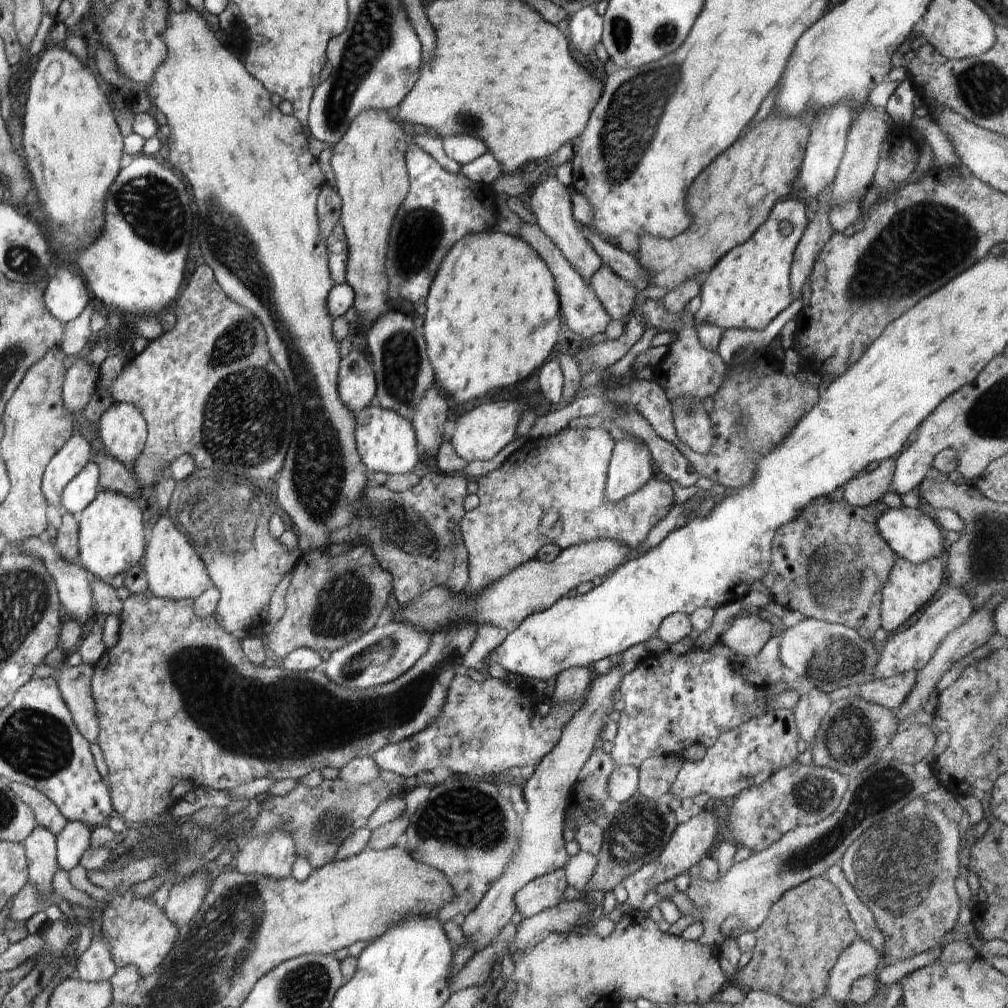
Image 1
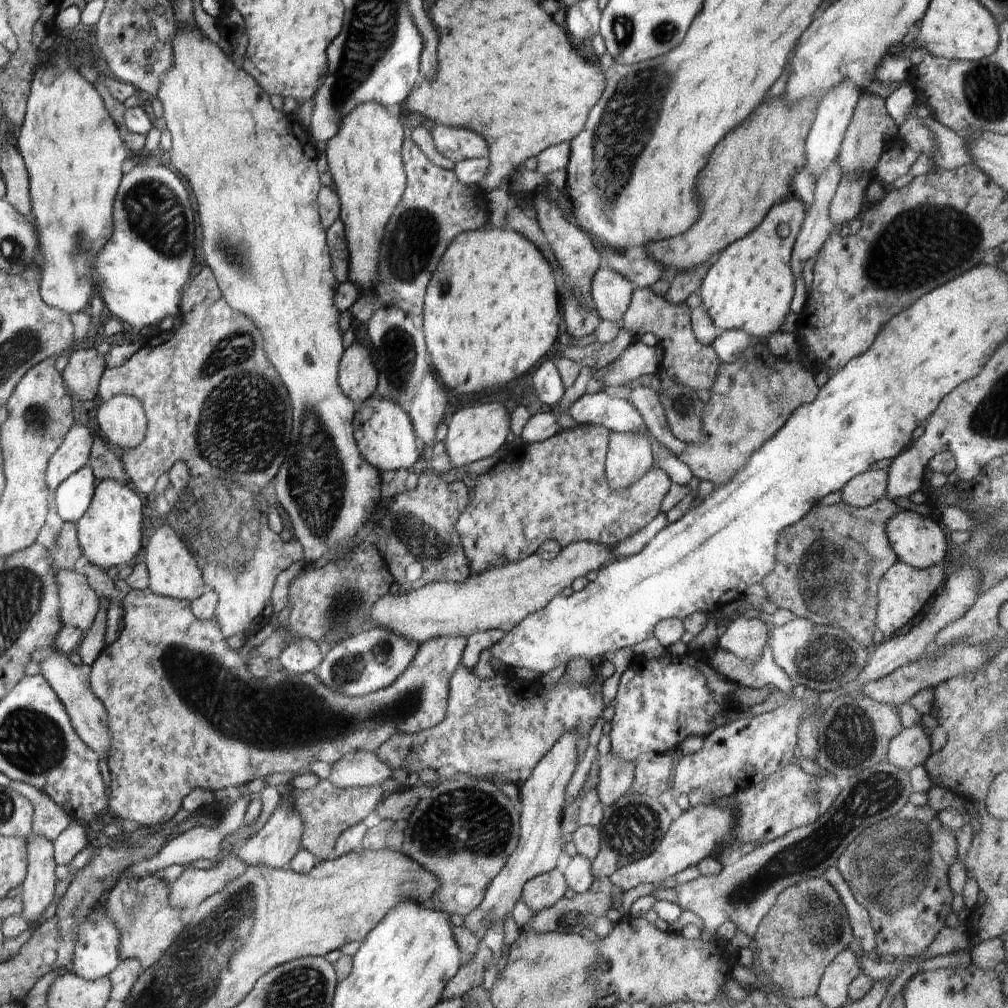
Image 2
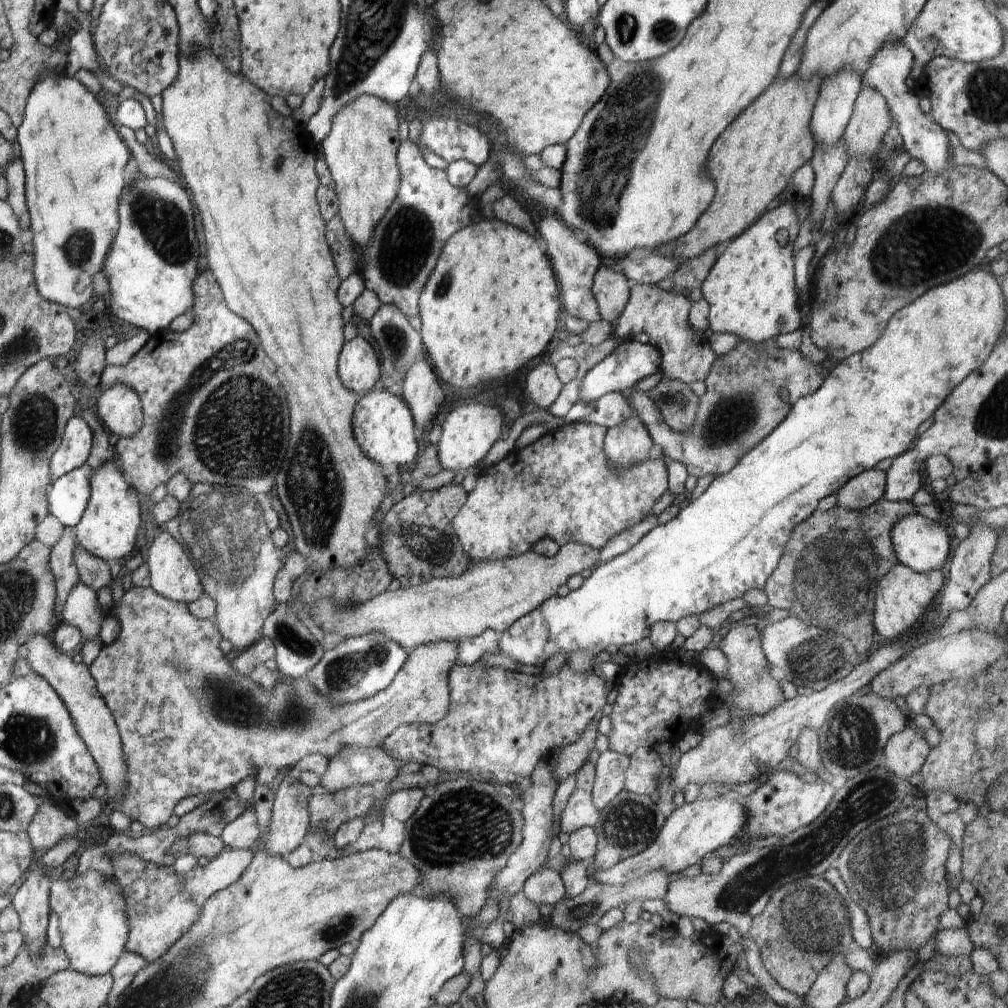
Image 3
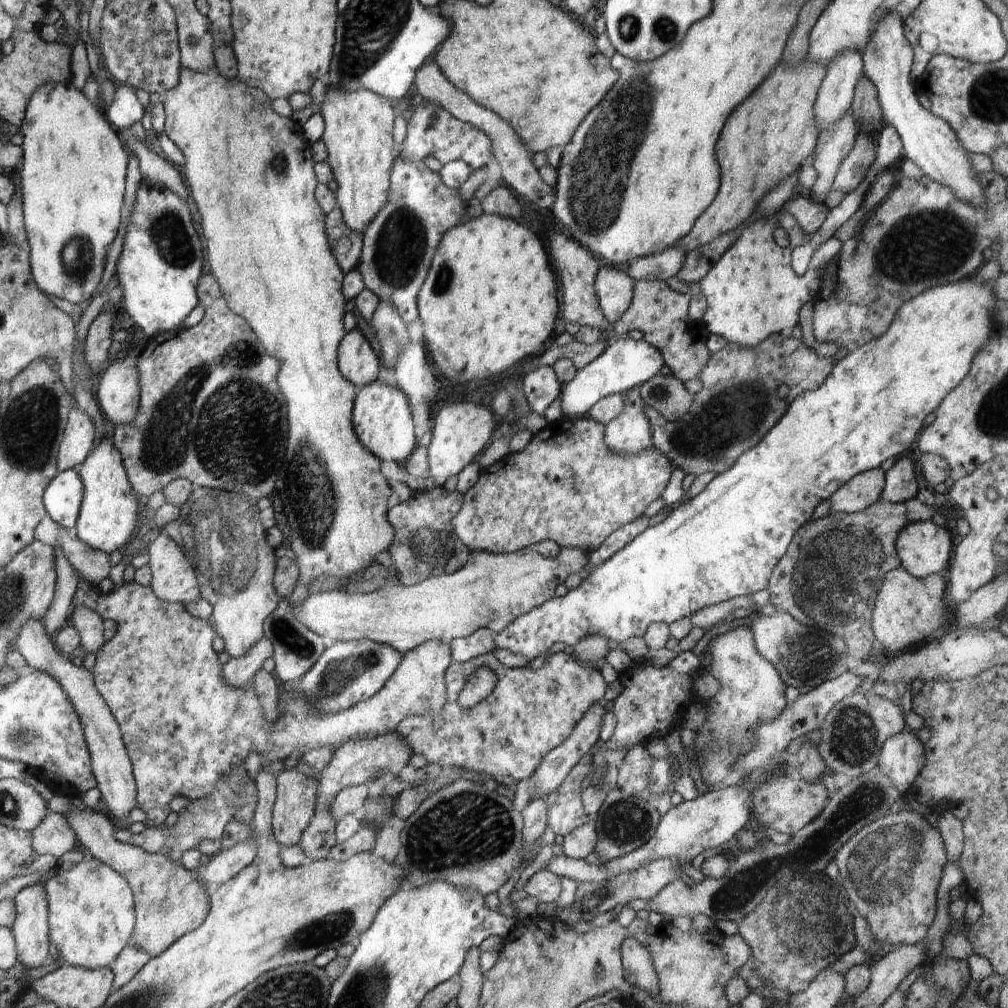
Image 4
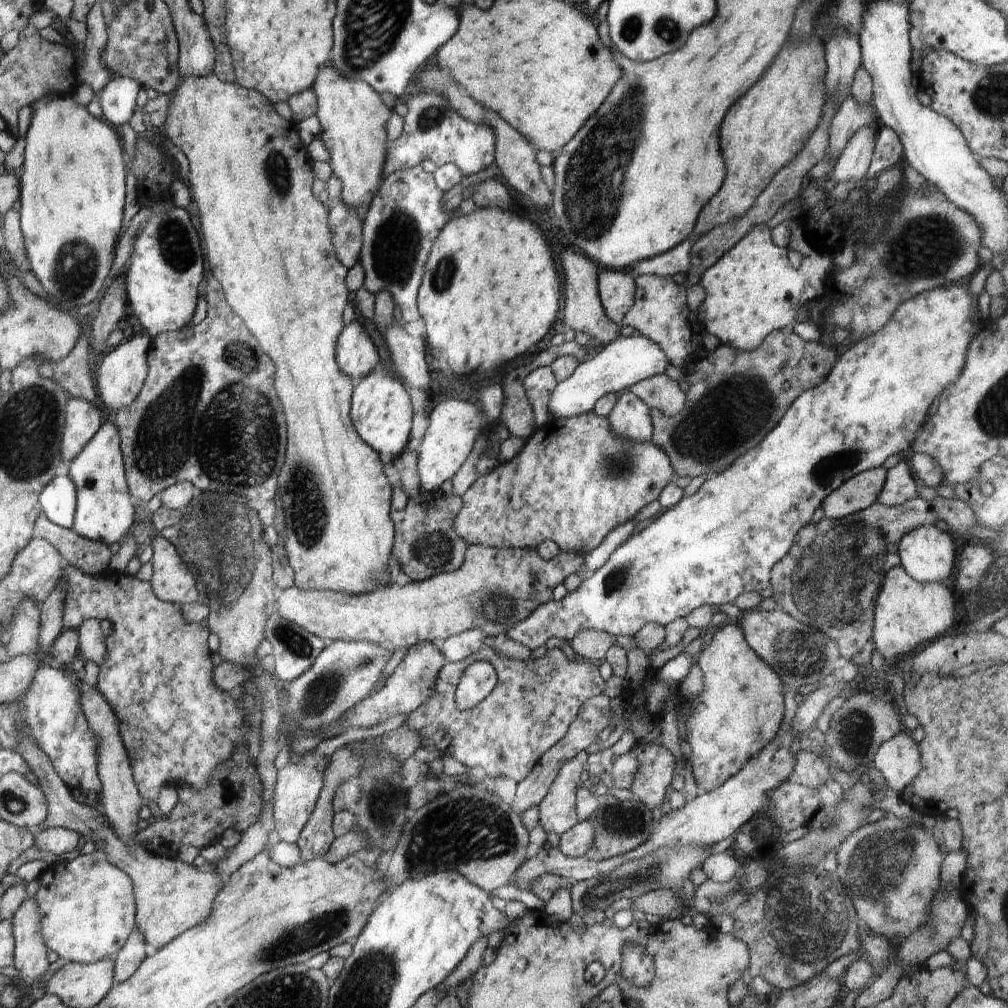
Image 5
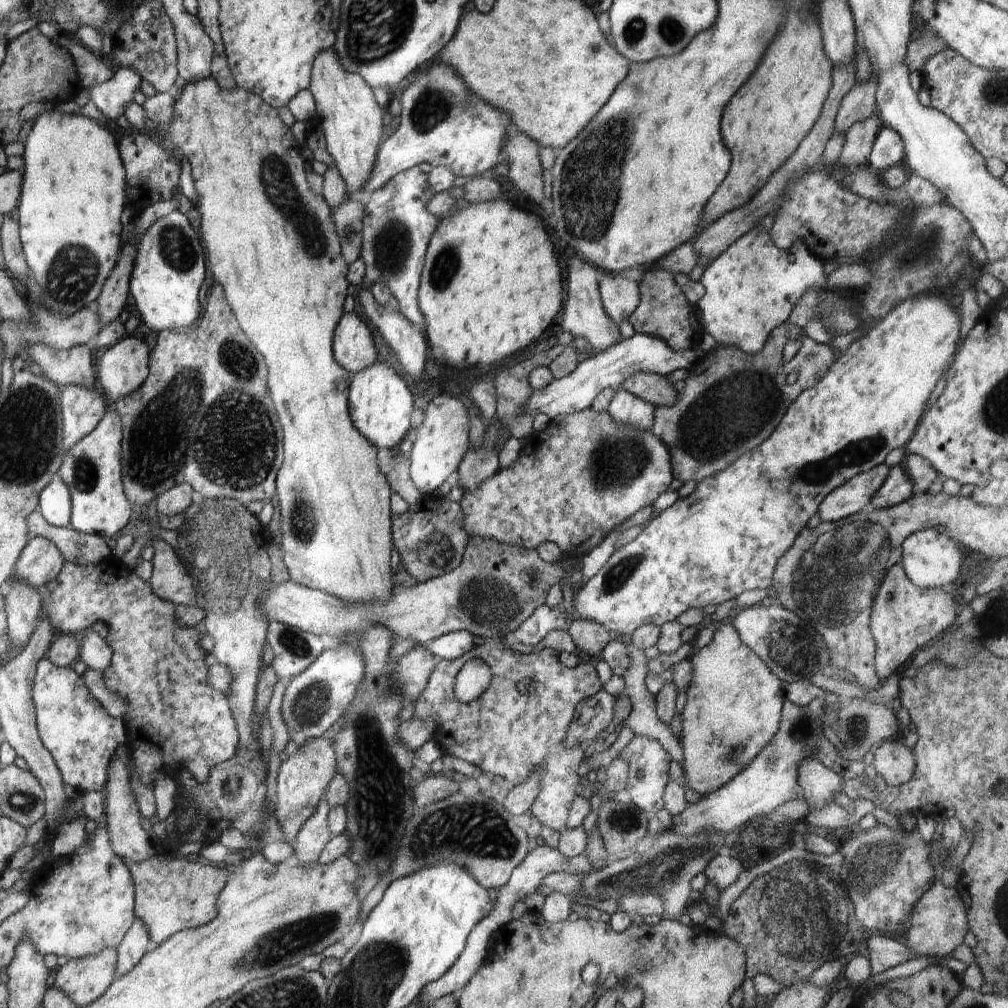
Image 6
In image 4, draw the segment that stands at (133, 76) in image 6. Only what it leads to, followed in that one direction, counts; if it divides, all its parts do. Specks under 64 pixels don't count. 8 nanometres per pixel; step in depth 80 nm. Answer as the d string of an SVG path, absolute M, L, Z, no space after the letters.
M127 85L116 89L116 99L110 104L105 104L105 113L111 118L112 124L121 130L140 122L145 115L144 107L138 101L138 97Z

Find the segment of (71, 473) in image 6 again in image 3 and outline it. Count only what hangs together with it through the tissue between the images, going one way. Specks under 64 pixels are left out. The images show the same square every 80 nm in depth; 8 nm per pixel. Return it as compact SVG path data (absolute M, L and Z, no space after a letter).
M112 460L93 471L90 479L91 495L87 509L74 527L78 544L92 556L107 563L126 558L136 546L136 534L140 526L140 502L138 494L126 484L118 461Z

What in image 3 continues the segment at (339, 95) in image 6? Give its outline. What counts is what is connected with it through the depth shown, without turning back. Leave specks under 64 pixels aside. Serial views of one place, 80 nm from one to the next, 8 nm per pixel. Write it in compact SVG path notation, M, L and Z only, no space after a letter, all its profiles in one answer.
M363 95L352 105L343 110L333 119L332 130L321 142L323 159L328 165L334 182L334 189L339 198L339 215L347 229L348 238L357 249L356 270L362 274L363 263L367 258L367 250L374 234L376 225L386 214L395 201L401 185L401 172L397 161L400 137L398 134L398 114L392 104L374 95Z

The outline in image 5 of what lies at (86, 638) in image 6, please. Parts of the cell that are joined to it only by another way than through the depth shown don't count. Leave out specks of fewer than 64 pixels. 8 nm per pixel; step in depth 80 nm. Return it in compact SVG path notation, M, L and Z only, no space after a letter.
M88 619L79 624L79 657L95 662L98 666L106 656L105 638L100 630L98 619Z

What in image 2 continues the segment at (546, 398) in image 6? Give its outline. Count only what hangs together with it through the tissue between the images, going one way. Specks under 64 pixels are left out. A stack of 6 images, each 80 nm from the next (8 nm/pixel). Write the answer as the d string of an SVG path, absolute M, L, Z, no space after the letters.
M637 340L611 363L601 382L604 387L630 386L642 374L661 374L662 359L662 345L648 346Z

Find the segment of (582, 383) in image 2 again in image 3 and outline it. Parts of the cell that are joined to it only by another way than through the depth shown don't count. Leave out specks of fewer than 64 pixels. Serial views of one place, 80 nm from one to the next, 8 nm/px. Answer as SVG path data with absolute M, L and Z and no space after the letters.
M613 334L609 339L598 345L590 343L580 343L576 346L569 346L567 343L560 345L554 352L549 355L549 362L555 365L565 358L571 358L579 362L578 367L578 390L576 396L581 396L581 383L587 373L596 365L599 365L614 349L622 339Z

